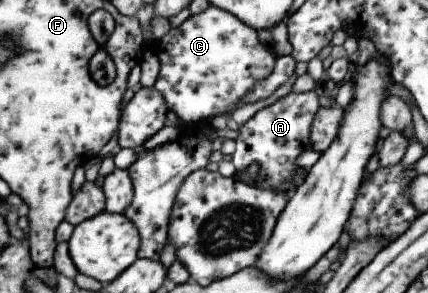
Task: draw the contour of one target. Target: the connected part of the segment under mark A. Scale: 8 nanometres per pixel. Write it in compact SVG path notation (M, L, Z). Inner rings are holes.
M311 90L302 94L291 92L289 95L277 100L272 106L259 110L253 118L242 126L236 139L237 148L235 153L231 155L231 161L236 169L235 178L239 178L239 172L245 172L249 166L256 164L259 167L256 178L257 184L252 185L257 185L264 189L283 190L283 192L291 194L298 186L295 180L296 173L300 170L300 167L295 165L295 160L303 152L312 149L310 133L312 123L316 118L317 112L320 110L319 94L320 91L318 90Z

